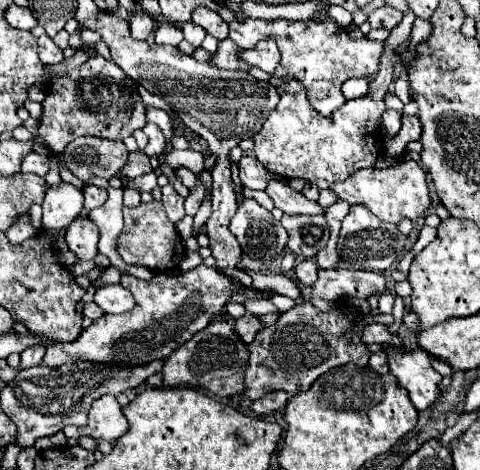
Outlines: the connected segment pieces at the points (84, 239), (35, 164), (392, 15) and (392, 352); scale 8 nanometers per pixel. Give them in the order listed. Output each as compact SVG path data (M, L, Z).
M79 216L71 222L65 234L65 242L69 250L73 250L79 260L91 260L97 254L97 242L99 242L99 228L95 222L87 216Z
M31 152L23 158L21 162L21 172L31 172L31 174L39 174L39 176L45 176L49 170L49 158L47 156L41 156L37 152Z
M381 6L381 8L377 8L375 12L371 12L369 14L369 24L371 24L371 28L387 28L387 30L393 30L393 26L397 26L399 24L399 20L401 20L401 12L399 10L395 10L395 8L391 8L391 6Z
M383 344L383 348L389 354L391 374L397 378L399 386L409 392L409 398L419 412L439 402L443 396L439 388L441 374L431 368L429 354L425 350L401 352L401 348L393 348L389 344Z

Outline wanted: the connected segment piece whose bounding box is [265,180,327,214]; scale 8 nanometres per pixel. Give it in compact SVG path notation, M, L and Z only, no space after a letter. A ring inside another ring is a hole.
M269 180L265 192L275 202L275 206L287 214L325 214L327 210L315 200L307 200L301 192L291 190L279 180Z

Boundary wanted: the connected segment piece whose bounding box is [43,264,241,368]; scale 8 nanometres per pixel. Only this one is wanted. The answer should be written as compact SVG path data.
M205 264L178 276L156 273L151 280L121 274L121 284L135 296L135 308L121 316L101 316L73 342L51 342L43 356L45 366L55 368L75 360L141 366L151 360L163 360L195 332L203 330L211 318L223 310L231 294L241 288L235 278L219 272L217 268L207 268Z

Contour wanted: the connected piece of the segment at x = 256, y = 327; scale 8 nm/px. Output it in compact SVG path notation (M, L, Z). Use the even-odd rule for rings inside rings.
M245 314L243 318L239 318L237 322L235 322L235 332L239 334L239 336L243 336L243 342L251 342L253 338L255 338L255 334L261 330L261 320L259 320L259 316L257 314Z

